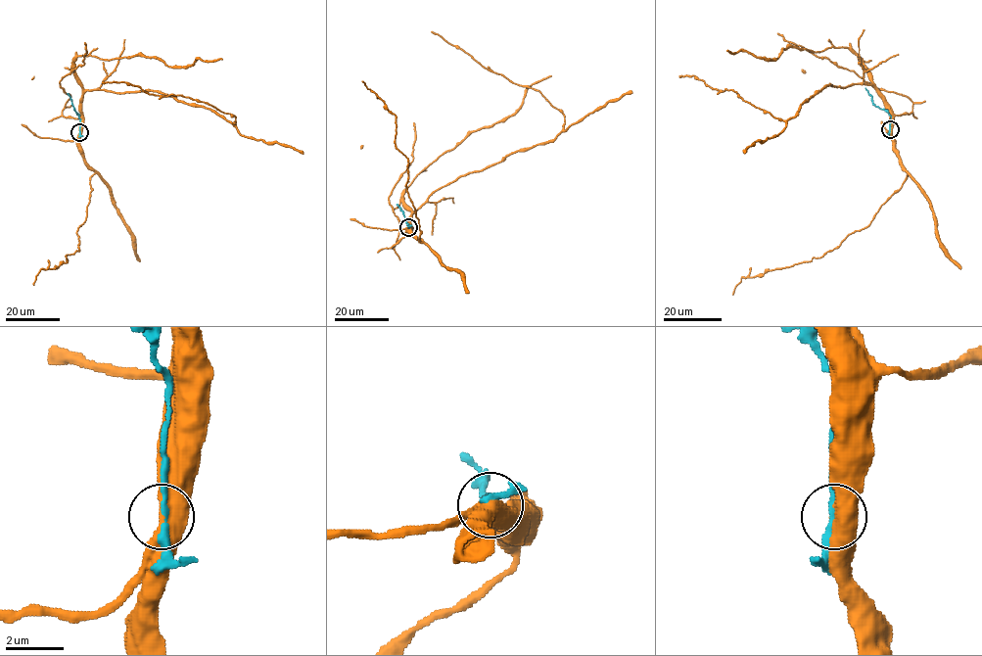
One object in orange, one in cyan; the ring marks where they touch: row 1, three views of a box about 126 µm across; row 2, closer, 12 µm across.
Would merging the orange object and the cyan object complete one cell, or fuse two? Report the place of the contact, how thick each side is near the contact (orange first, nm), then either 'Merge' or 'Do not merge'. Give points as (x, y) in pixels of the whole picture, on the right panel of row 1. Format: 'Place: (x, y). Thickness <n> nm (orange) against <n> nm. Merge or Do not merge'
Place: (890, 129). Thickness 550 nm (orange) against 200 nm. Do not merge

